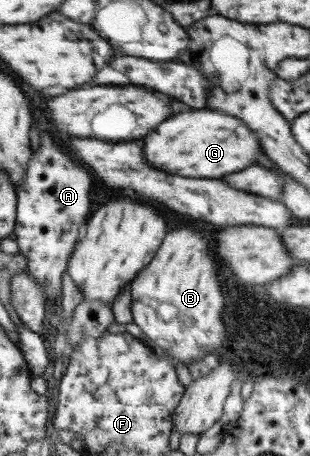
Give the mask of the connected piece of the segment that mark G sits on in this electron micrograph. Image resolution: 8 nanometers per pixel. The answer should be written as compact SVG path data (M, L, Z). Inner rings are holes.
M212 109L176 115L144 137L144 153L152 167L186 177L220 179L254 165L266 154L262 142L242 120Z

